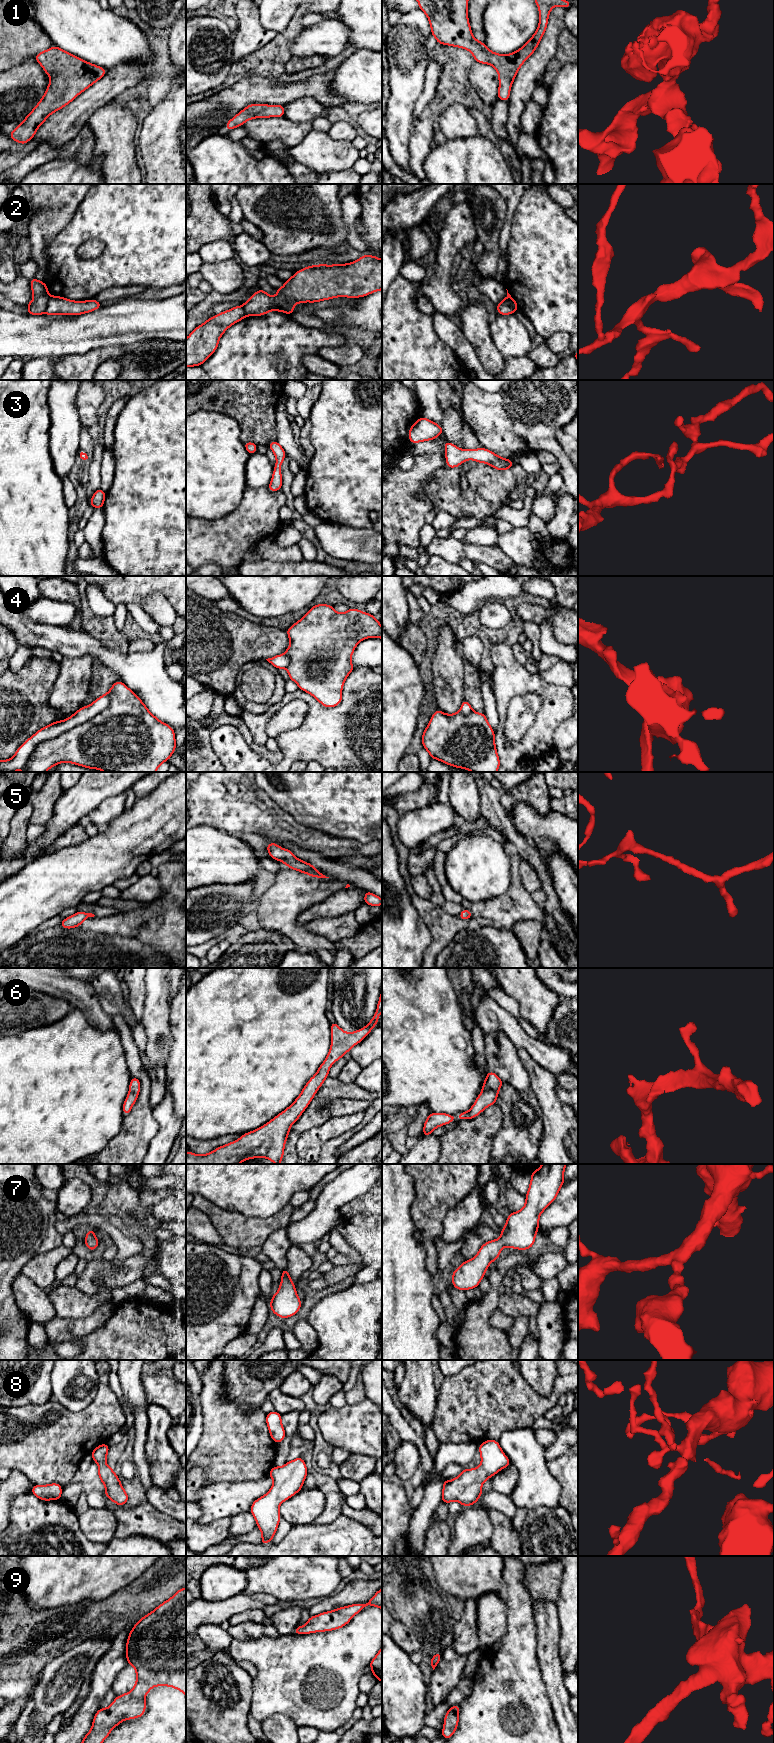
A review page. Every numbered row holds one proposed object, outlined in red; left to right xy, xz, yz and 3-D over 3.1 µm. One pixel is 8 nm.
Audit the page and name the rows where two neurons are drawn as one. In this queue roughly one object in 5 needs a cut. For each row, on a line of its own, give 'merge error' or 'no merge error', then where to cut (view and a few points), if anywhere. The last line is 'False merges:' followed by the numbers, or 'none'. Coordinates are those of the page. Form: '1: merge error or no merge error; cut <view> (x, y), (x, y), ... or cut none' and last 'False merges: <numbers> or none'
1: no merge error; cut none
2: merge error; cut xy (50, 296), (44, 312)
3: no merge error; cut none
4: merge error; cut xy (110, 693), (106, 706), (91, 718), (40, 741), (21, 769)
5: no merge error; cut none
6: no merge error; cut none
7: no merge error; cut none
8: no merge error; cut none
9: no merge error; cut none
False merges: 2, 4

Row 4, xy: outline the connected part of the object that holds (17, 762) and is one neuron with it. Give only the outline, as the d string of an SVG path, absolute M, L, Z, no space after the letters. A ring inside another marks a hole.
M107 692L98 699L94 700L92 704L80 708L69 718L53 722L41 728L17 749L11 759L2 760L0 762L0 770L2 772L14 772L15 770L22 770L37 744L46 740L51 740L60 734L69 731L75 726L89 721L106 708L109 700L110 693Z

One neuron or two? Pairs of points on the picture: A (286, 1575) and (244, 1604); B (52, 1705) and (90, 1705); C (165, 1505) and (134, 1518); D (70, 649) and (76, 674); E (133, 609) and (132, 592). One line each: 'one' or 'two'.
A: two
B: two
C: two
D: two
E: two

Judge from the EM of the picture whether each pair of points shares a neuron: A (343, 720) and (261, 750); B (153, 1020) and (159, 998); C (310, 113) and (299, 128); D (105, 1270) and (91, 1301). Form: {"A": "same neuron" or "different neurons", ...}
{"A": "different neurons", "B": "same neuron", "C": "different neurons", "D": "different neurons"}

